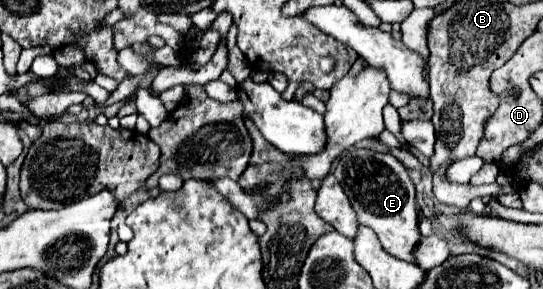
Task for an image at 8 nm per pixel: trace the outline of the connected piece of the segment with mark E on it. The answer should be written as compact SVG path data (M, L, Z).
M353 148L339 158L333 176L339 180L345 194L349 196L351 206L357 212L357 220L377 234L383 250L401 260L415 262L411 252L421 240L421 234L417 222L415 186L409 178L407 168L393 154Z

